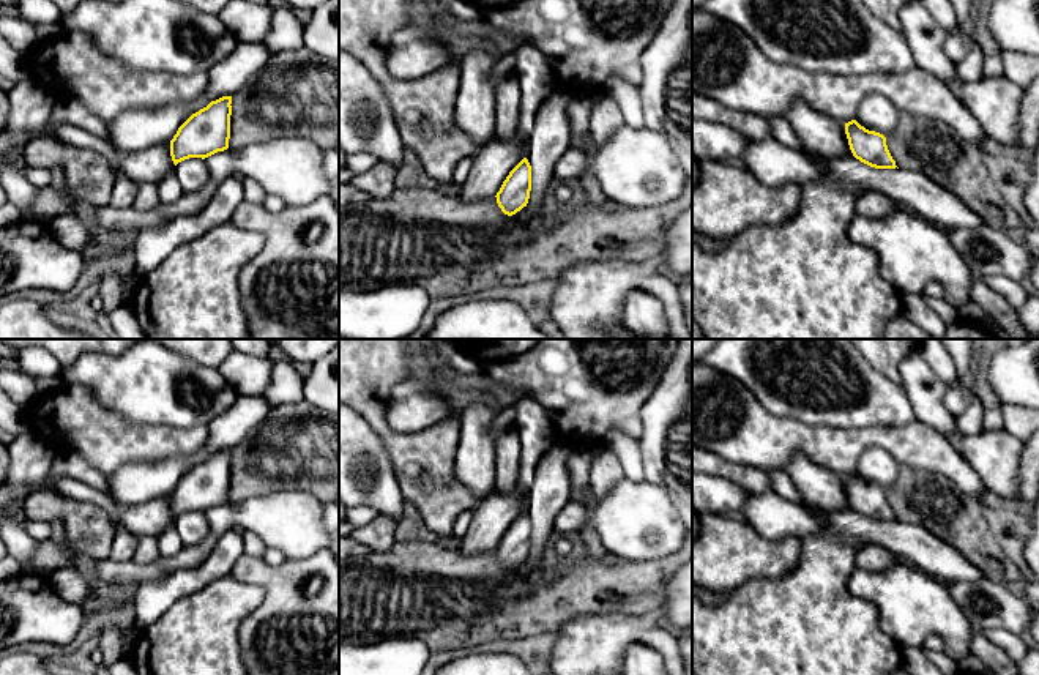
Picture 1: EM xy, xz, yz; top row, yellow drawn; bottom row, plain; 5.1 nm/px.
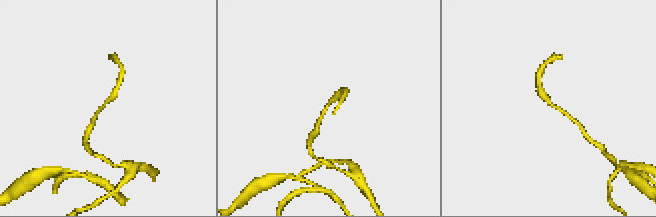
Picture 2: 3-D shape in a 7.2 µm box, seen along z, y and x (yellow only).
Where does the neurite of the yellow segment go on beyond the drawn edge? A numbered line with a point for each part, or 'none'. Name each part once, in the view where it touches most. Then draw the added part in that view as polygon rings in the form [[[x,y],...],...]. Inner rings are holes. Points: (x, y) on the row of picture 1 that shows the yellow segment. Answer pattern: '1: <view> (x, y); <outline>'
1: xz (476, 101); [[[475,49],[460,62],[457,126],[475,142],[473,167],[457,189],[465,202],[495,197],[509,172],[523,159],[523,139],[495,136],[497,95],[492,71],[498,55]]]

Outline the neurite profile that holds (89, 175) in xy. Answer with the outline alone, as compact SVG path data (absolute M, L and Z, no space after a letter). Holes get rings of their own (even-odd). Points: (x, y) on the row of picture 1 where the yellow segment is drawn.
M55 136L36 137L24 147L24 151L25 162L32 167L61 167L66 192L74 202L84 202L93 208L110 203L112 188L120 170L115 170L101 153L69 145Z

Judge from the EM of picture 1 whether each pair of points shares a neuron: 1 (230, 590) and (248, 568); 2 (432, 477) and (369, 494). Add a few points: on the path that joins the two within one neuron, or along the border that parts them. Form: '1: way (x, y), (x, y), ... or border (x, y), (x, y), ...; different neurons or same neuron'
1: border (229, 573), (264, 592), (264, 600), (248, 615); different neurons
2: border (385, 451), (404, 500); different neurons

